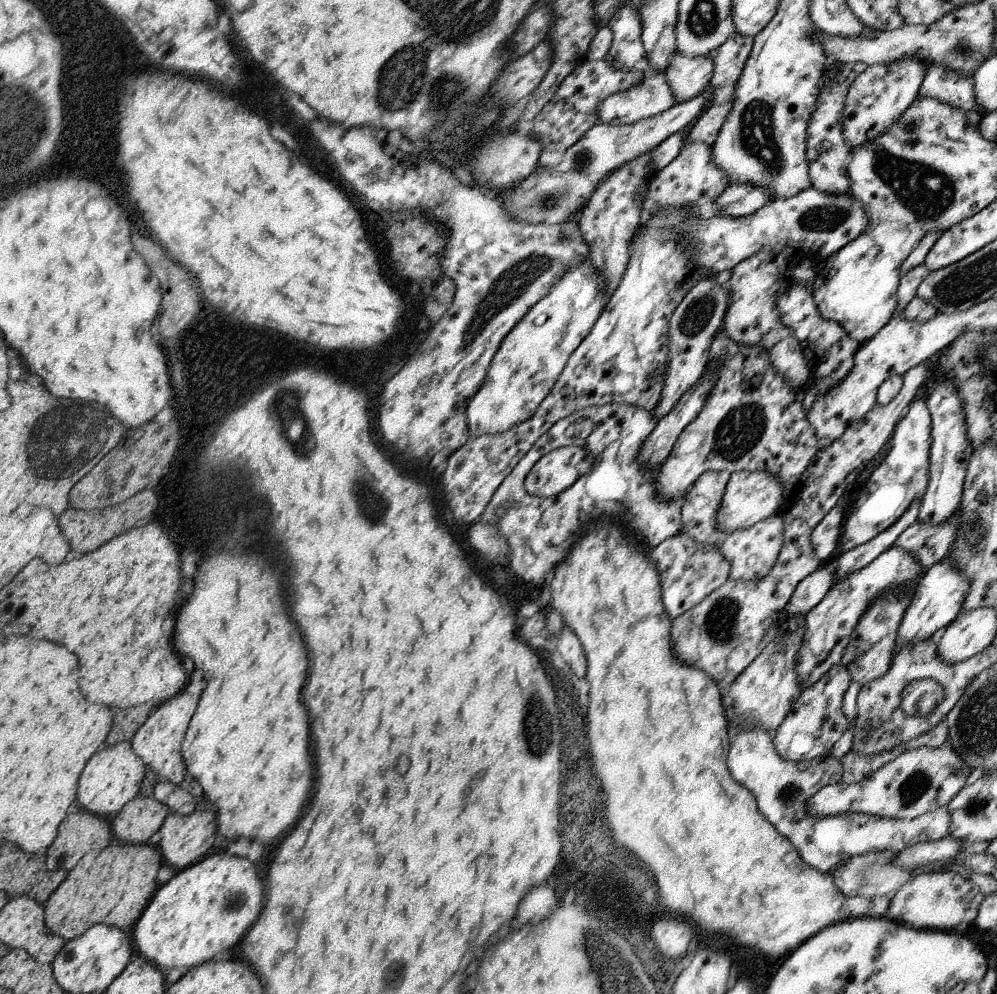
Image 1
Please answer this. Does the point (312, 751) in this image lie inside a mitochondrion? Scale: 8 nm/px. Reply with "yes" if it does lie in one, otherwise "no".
no

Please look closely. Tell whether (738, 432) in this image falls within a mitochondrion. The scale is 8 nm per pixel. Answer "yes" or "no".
yes

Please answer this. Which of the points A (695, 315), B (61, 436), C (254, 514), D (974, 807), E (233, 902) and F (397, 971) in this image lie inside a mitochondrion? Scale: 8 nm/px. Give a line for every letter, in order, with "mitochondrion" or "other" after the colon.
A: mitochondrion
B: mitochondrion
C: mitochondrion
D: mitochondrion
E: mitochondrion
F: other

